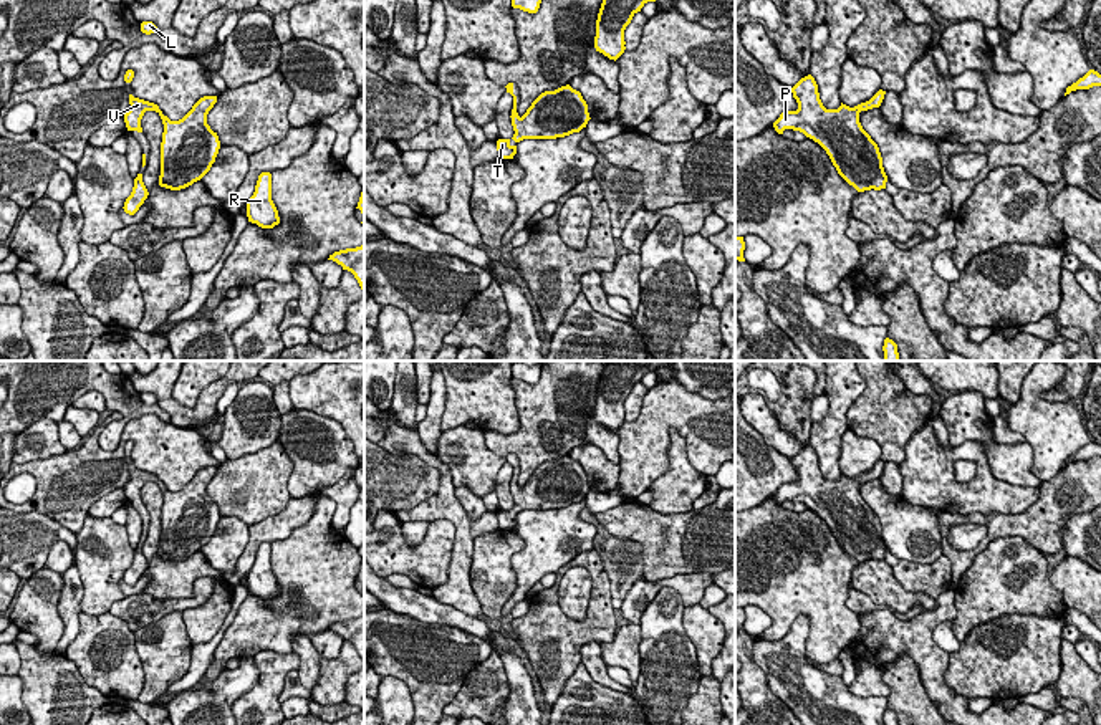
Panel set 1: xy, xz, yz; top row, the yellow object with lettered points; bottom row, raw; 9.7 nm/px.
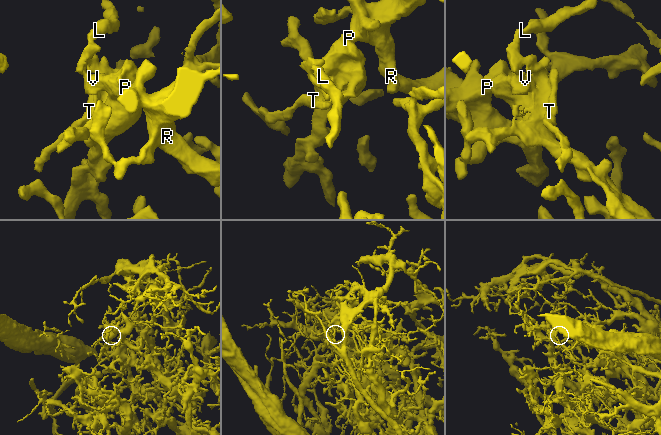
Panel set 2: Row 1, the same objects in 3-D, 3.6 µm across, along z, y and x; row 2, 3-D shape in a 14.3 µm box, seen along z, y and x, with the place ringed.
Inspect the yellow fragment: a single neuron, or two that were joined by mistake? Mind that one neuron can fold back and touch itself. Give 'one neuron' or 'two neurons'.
one neuron

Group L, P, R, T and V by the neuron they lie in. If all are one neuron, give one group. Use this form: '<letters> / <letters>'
L P R T V

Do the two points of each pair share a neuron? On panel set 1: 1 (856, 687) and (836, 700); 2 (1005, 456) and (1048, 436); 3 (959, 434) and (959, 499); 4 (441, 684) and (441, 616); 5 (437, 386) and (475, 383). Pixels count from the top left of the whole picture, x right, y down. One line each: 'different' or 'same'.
1: different
2: different
3: different
4: different
5: different

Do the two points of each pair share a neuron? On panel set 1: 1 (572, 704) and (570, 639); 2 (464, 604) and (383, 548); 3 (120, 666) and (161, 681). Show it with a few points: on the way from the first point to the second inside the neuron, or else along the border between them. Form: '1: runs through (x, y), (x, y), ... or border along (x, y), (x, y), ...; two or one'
1: border along (581, 662), (552, 707); two
2: border along (452, 548), (447, 578), (432, 590); two
3: border along (133, 636), (143, 671), (143, 689), (138, 699); two

